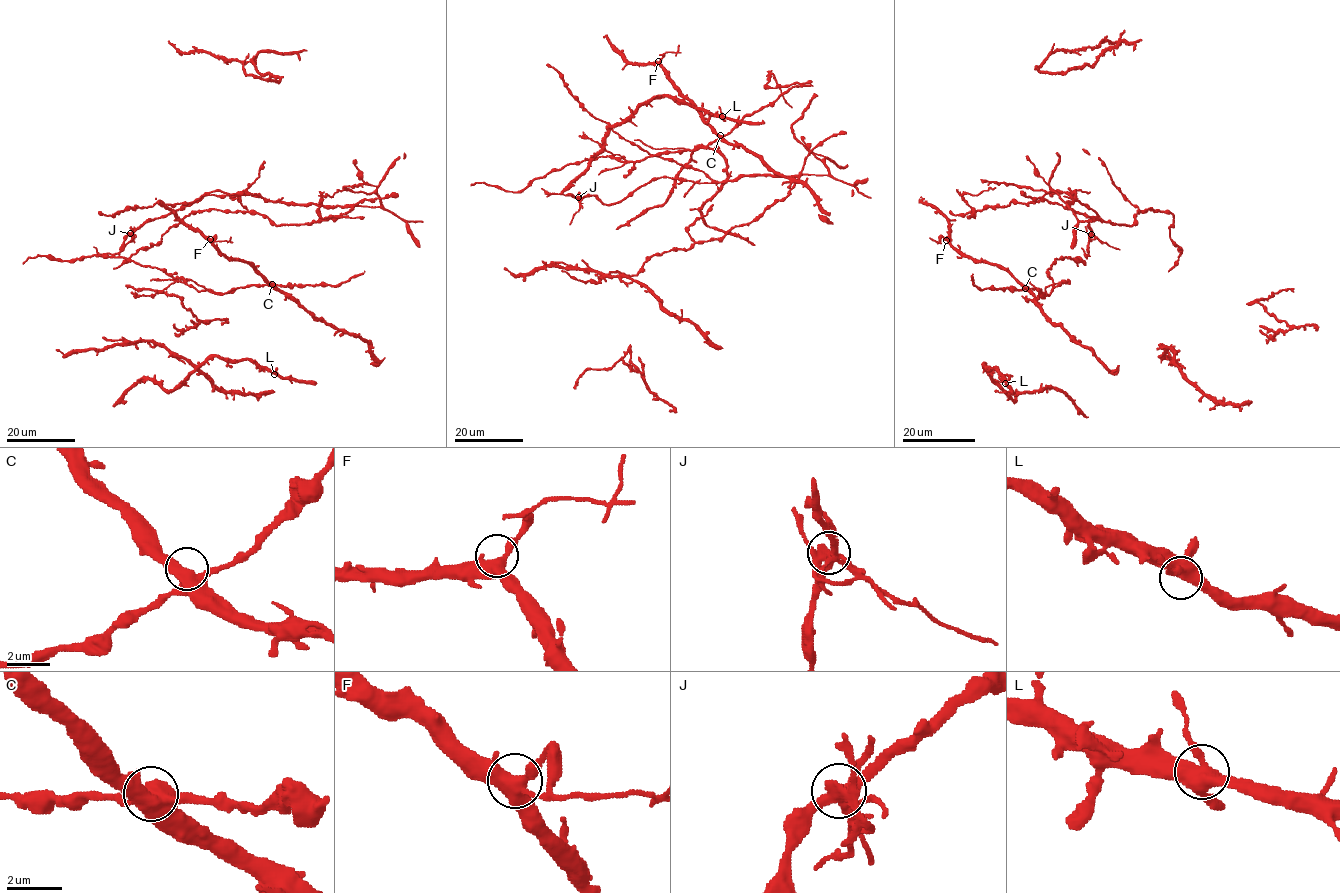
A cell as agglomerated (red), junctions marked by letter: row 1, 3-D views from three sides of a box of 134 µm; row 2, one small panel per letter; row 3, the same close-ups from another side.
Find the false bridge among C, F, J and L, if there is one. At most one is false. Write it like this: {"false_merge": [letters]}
{"false_merge": ["J"]}

